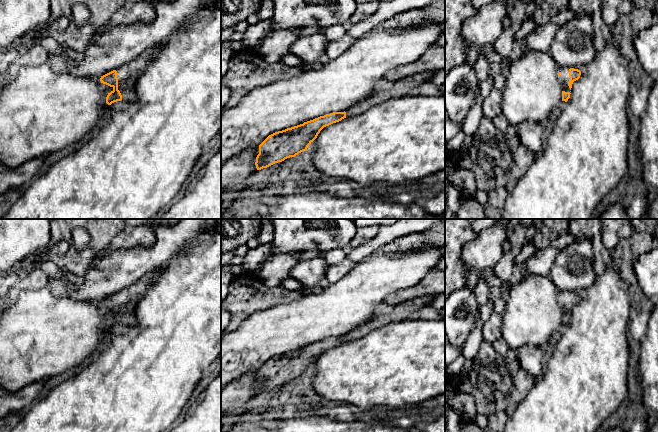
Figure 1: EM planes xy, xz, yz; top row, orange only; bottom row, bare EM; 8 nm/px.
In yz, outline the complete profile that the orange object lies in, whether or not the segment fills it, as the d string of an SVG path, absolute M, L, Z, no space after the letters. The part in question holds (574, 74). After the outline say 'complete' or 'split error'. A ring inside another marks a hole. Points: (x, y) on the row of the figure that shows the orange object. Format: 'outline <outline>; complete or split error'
outline M559 67L558 78L562 84L562 101L567 102L570 98L570 92L574 81L580 78L581 71L574 68Z; split error

